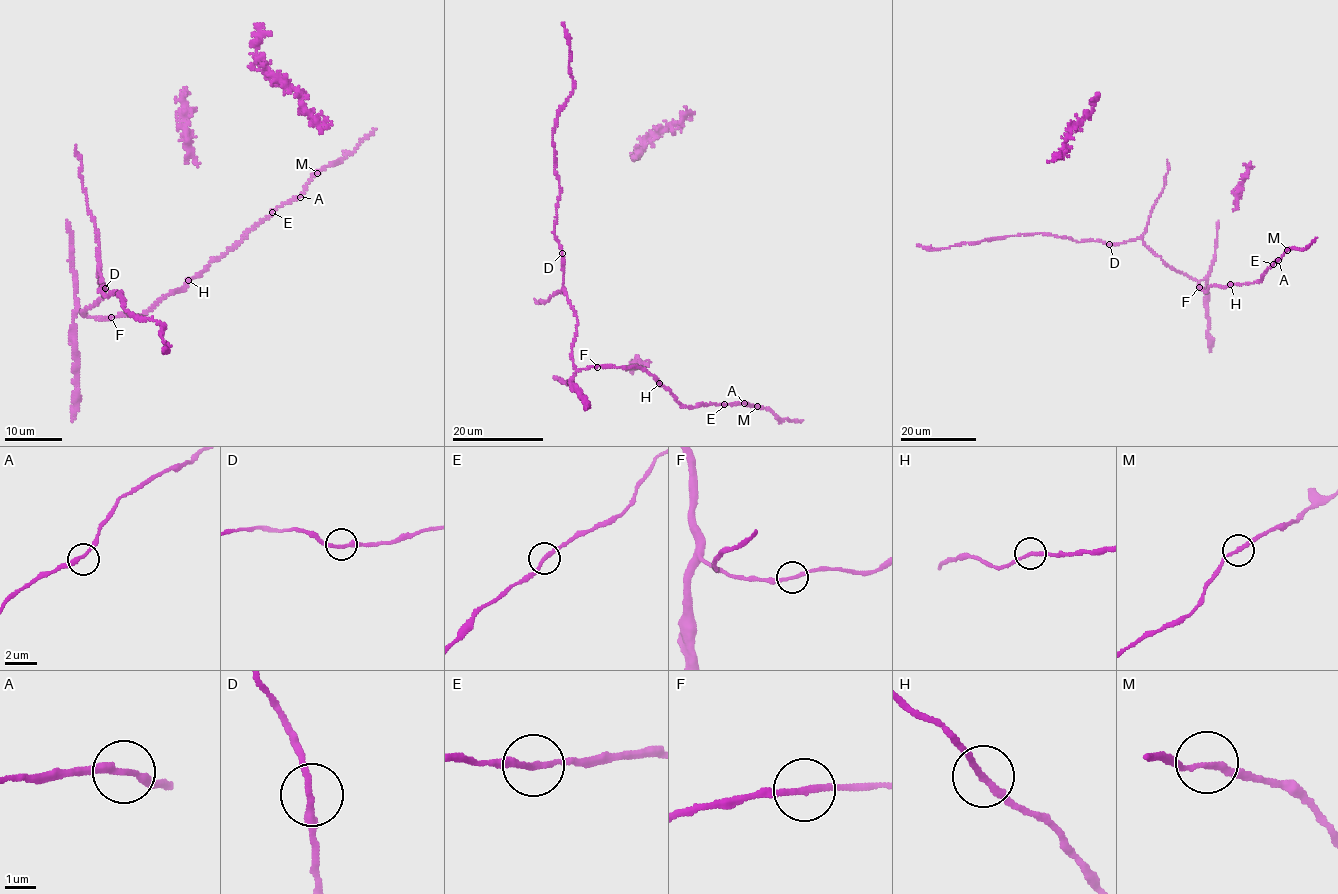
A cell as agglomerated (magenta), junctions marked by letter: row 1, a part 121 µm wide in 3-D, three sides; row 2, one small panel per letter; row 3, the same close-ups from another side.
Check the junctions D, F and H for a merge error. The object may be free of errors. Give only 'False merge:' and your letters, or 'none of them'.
False merge: none of them

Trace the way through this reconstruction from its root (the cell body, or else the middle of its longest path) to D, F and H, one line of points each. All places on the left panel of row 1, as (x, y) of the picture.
D: (101, 281), (99, 268), (105, 288)
F: (101, 281), (102, 297), (83, 313), (95, 318), (111, 317)
H: (101, 281), (102, 297), (84, 309), (86, 316), (143, 315), (163, 297), (182, 290), (189, 280)

